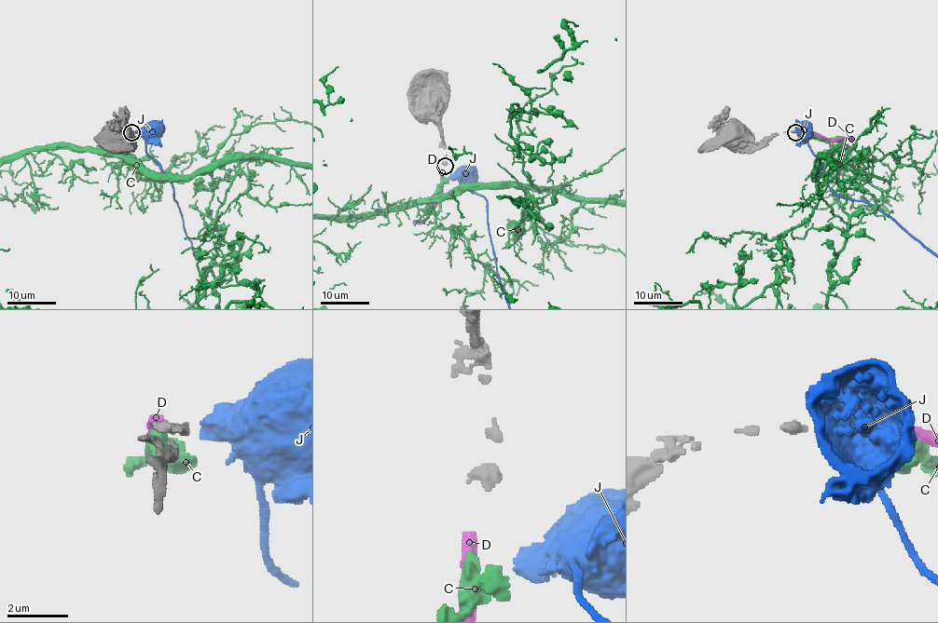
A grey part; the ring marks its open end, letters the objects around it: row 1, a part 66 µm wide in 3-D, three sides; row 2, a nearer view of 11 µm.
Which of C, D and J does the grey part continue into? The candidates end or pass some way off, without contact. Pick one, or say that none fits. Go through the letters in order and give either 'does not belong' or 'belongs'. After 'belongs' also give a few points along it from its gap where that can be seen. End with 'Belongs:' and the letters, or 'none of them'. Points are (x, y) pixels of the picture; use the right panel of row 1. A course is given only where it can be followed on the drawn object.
C: belongs
D: does not belong
J: does not belong
Belongs: C

